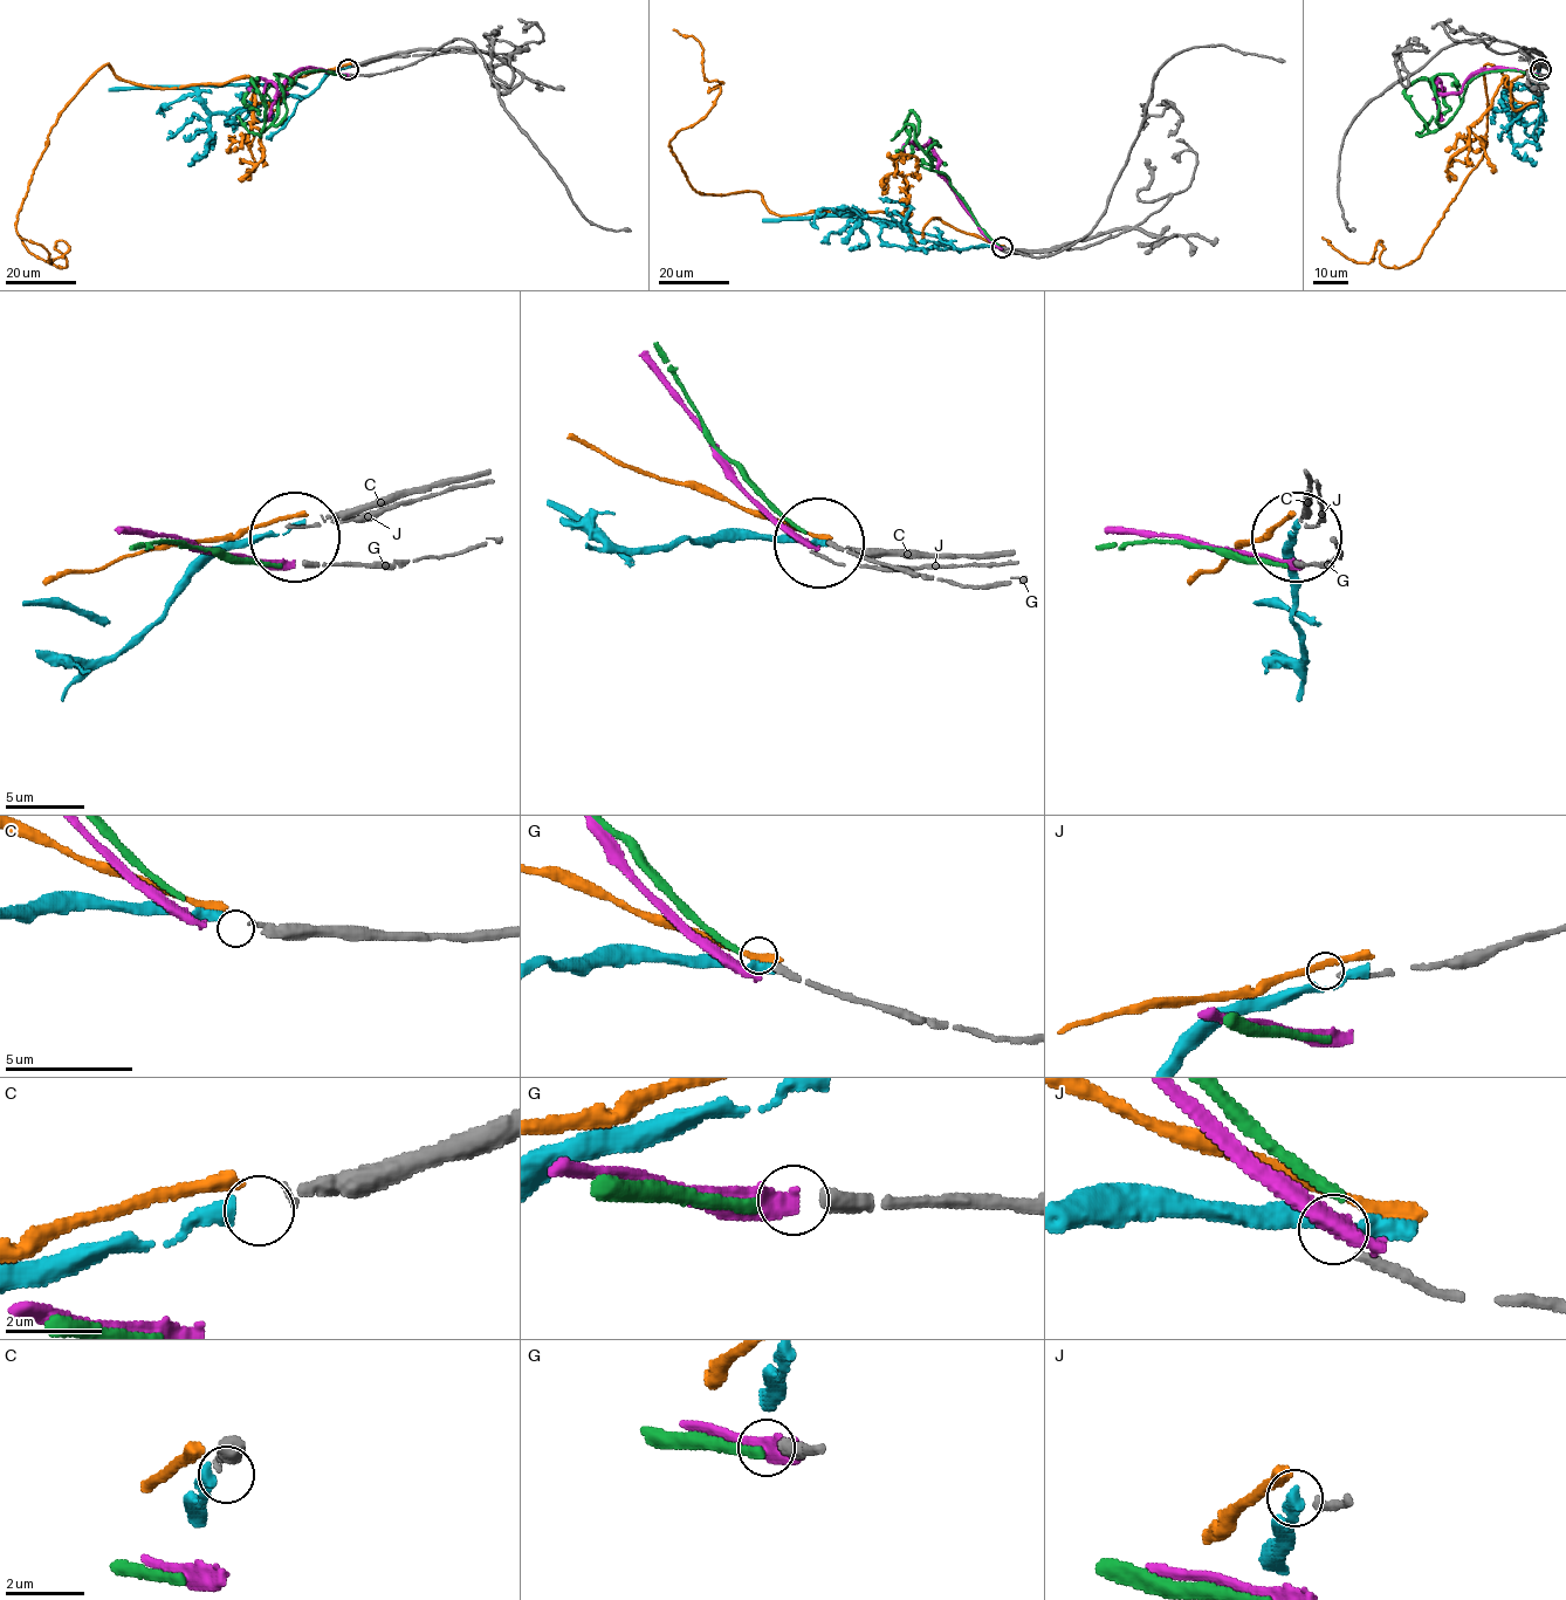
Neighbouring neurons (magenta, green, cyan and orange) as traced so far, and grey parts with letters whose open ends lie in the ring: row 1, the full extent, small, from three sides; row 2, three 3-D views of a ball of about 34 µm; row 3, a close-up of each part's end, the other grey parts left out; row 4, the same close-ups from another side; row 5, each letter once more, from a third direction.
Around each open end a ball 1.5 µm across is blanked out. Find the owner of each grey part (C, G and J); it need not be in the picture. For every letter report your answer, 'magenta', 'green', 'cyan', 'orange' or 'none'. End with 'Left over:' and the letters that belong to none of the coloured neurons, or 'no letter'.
C: cyan
G: green
J: none
Left over: J

